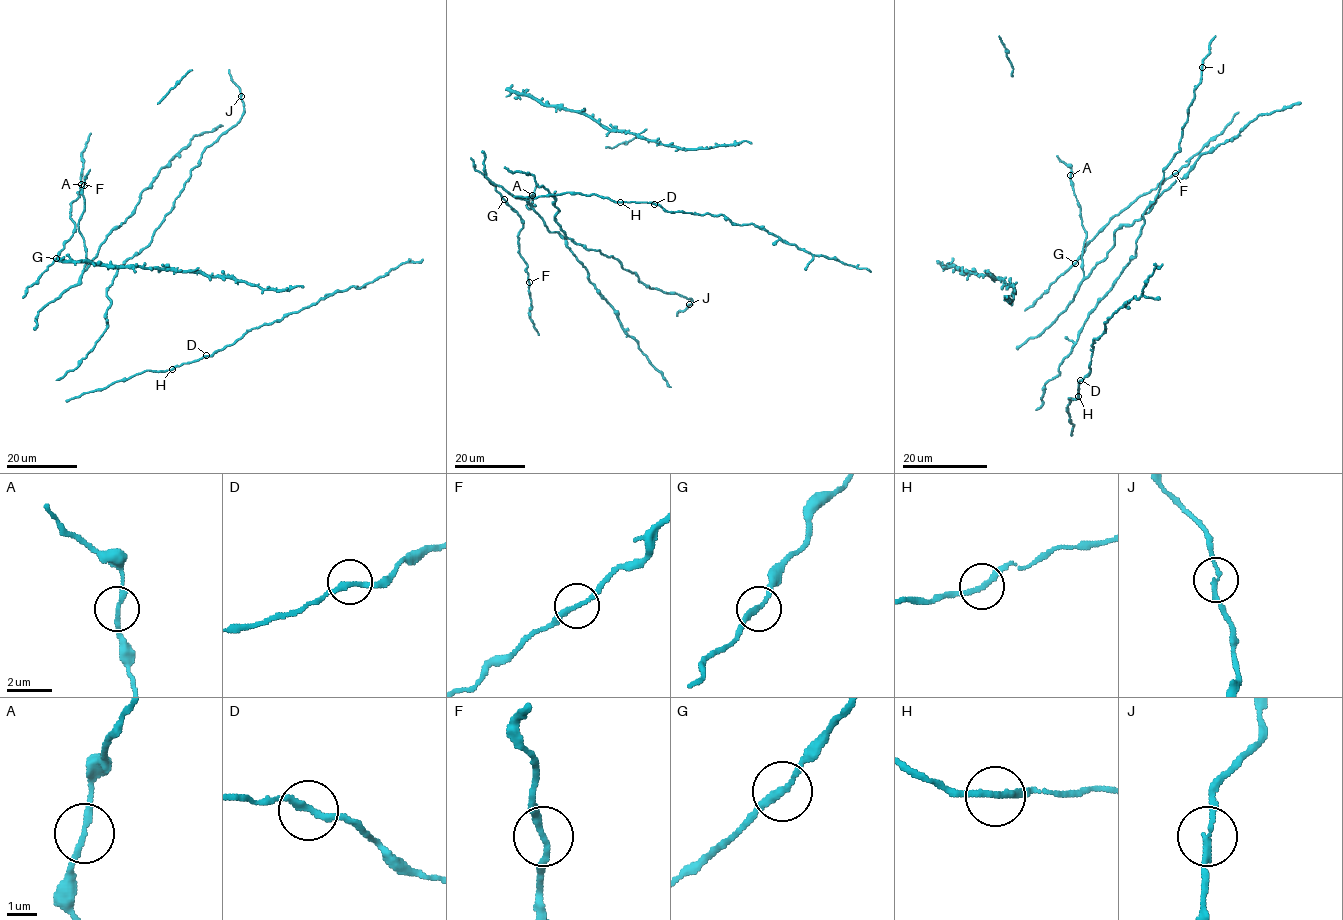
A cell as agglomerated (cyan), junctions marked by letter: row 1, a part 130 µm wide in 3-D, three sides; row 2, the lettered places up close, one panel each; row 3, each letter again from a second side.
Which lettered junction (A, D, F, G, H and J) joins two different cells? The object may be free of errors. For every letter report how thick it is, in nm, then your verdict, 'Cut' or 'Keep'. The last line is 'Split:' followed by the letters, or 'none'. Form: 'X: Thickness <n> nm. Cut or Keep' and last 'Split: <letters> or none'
A: Thickness 200 nm. Keep
D: Thickness 200 nm. Keep
F: Thickness 200 nm. Keep
G: Thickness 200 nm. Keep
H: Thickness 240 nm. Keep
J: Thickness 180 nm. Keep
Split: none

